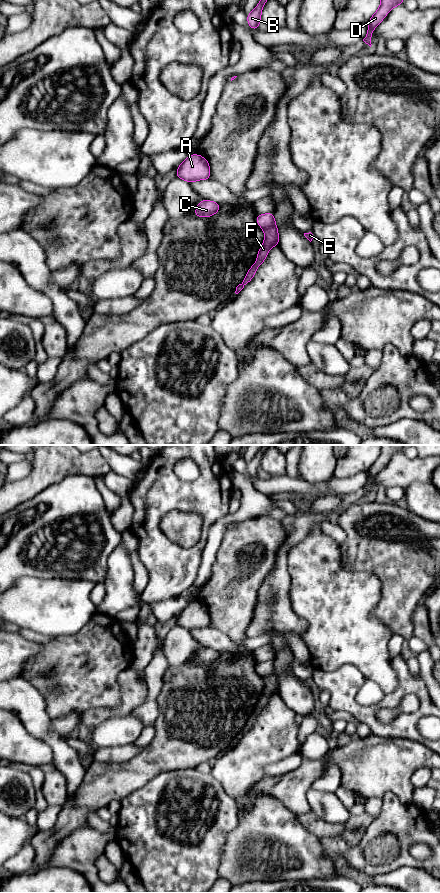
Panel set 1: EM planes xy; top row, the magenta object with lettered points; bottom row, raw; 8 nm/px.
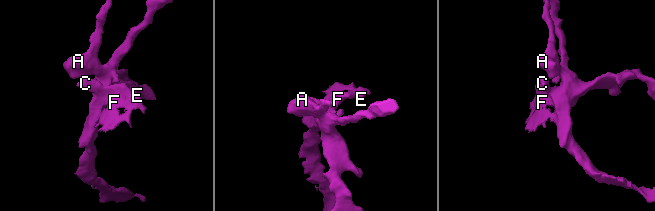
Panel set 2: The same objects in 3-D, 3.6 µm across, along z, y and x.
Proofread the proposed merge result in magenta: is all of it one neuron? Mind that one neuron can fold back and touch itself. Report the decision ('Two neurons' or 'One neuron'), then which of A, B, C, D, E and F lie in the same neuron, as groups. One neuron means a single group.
One neuron. Groups: A B C D E F

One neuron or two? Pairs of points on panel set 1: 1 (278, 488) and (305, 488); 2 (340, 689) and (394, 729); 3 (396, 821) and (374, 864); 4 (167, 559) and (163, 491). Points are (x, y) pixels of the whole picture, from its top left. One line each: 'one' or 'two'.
1: one
2: one
3: one
4: one

